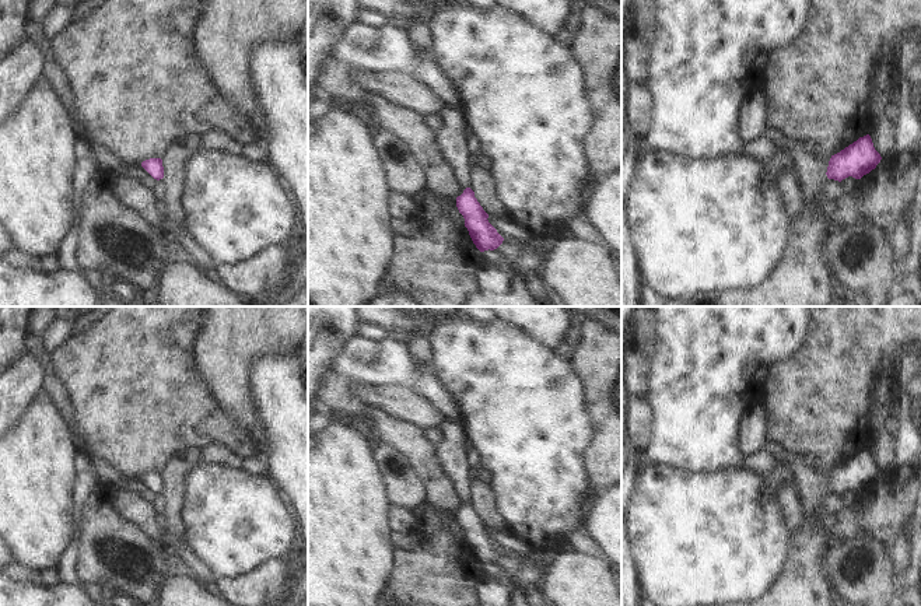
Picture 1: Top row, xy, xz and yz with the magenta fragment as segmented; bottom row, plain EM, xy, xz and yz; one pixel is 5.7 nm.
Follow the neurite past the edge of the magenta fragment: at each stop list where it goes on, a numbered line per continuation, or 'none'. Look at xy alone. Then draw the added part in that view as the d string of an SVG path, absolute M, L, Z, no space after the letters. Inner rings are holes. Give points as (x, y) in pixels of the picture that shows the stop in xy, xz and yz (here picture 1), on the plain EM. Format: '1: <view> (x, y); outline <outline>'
none

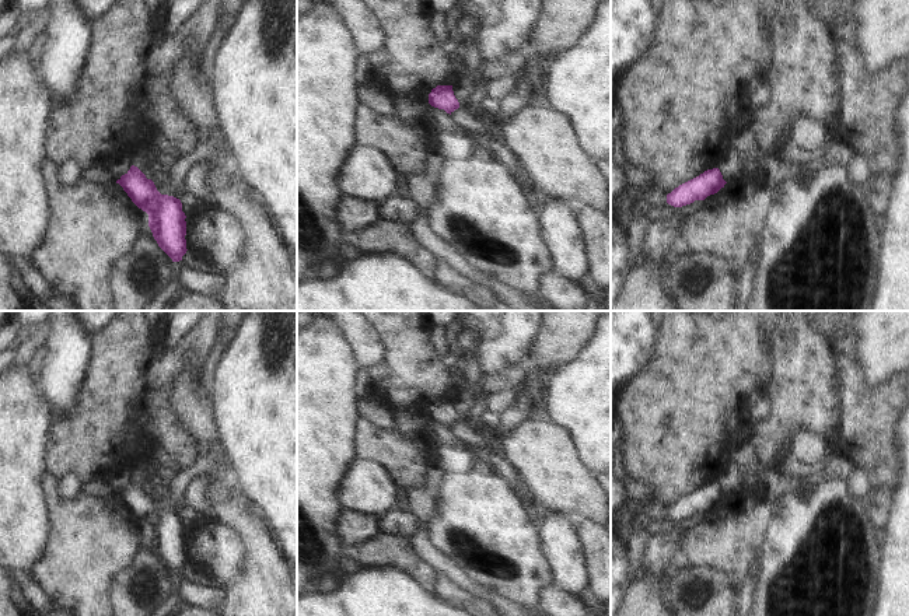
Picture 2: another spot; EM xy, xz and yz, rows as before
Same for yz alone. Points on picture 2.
1: yz (637, 510); outline M629 498L627 510L620 507L611 511L611 528L619 533L620 519L623 515L630 517L633 521L640 519L643 524L648 521L662 521L667 517L667 508L660 503L644 503Z

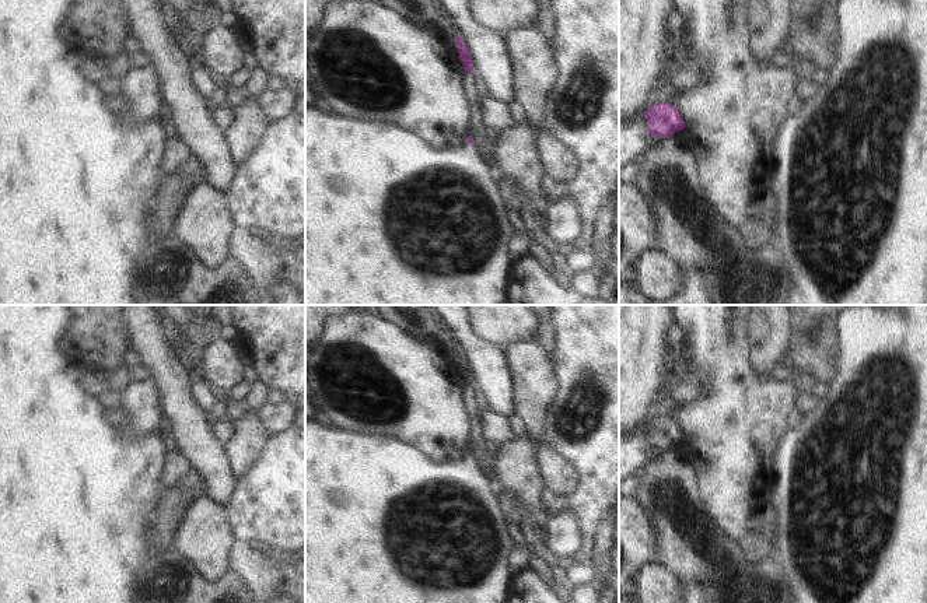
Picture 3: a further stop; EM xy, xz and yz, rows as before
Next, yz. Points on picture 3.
none

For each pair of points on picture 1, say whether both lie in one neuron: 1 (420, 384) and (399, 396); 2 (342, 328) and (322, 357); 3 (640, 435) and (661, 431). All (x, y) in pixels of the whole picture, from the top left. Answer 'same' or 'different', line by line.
1: different
2: same
3: different

